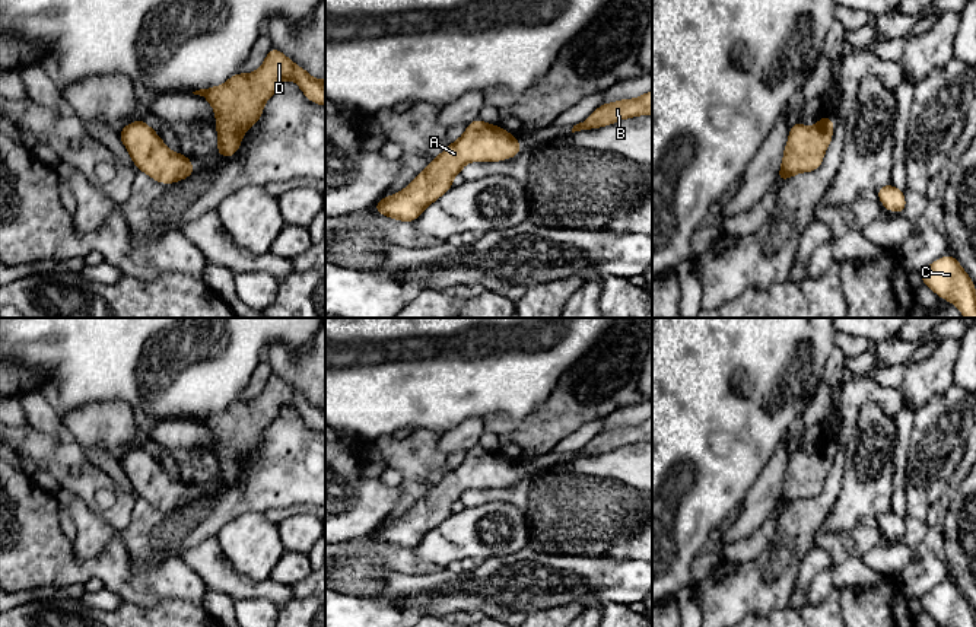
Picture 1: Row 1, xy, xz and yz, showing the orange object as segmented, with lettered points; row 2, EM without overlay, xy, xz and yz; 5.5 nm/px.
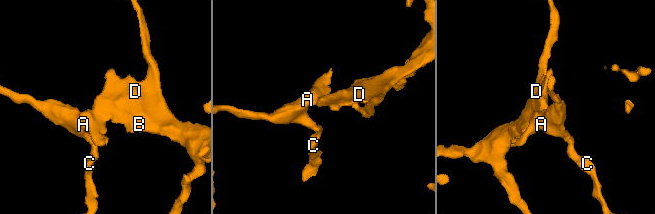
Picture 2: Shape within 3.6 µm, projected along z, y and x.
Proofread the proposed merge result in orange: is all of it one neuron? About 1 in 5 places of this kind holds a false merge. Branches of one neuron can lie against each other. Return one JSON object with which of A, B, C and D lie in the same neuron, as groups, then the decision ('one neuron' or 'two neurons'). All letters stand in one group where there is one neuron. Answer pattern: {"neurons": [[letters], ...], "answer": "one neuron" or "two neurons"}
{"neurons": [["A", "B", "C", "D"]], "answer": "one neuron"}

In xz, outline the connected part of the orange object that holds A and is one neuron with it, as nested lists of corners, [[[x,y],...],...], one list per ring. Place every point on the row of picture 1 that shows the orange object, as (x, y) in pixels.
[[[476,118],[467,124],[465,133],[454,143],[449,143],[446,149],[426,166],[408,185],[391,195],[382,197],[375,206],[375,211],[382,216],[400,222],[414,222],[420,217],[427,206],[435,203],[441,195],[452,188],[452,178],[461,174],[462,168],[468,162],[499,162],[511,159],[521,153],[521,144],[512,133],[505,131],[499,124],[486,124],[480,118]]]

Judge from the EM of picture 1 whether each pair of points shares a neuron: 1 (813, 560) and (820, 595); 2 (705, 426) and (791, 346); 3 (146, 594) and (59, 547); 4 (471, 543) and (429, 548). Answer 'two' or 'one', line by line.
1: two
2: one
3: one
4: one

